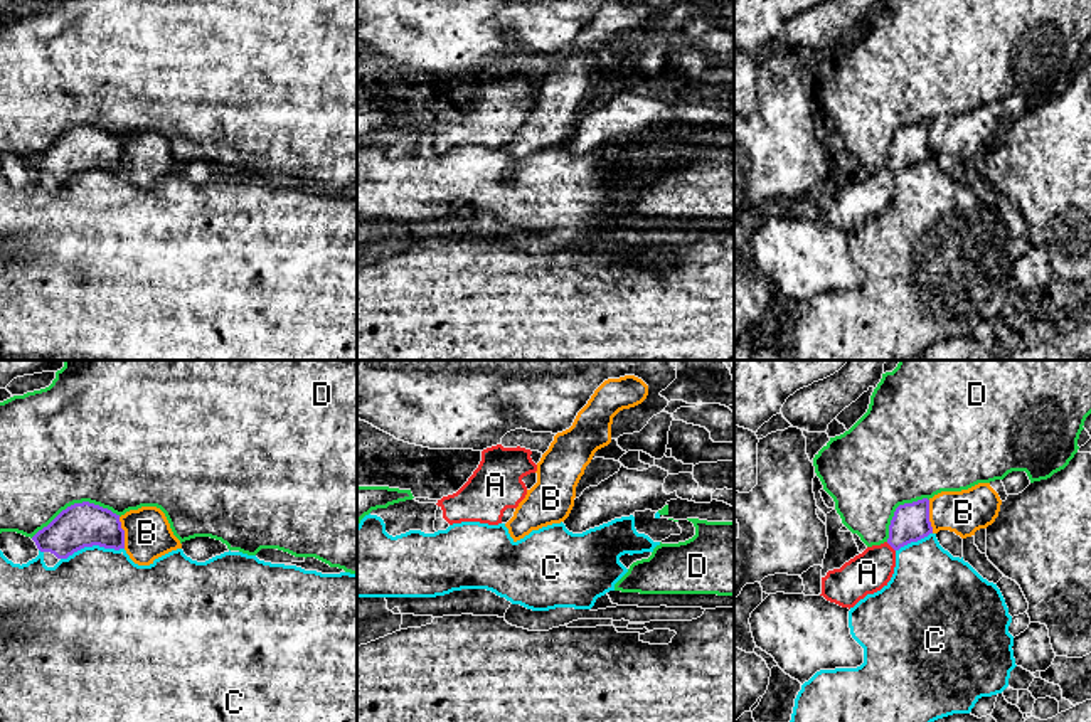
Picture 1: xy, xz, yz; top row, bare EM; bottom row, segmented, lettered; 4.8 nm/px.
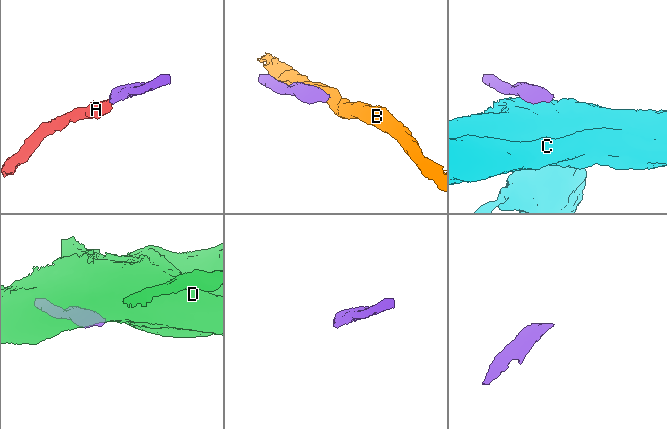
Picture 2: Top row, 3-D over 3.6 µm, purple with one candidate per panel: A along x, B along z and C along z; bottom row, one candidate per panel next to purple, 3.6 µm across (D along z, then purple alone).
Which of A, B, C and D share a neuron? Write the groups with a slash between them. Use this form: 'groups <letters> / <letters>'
groups A / B / C / D

